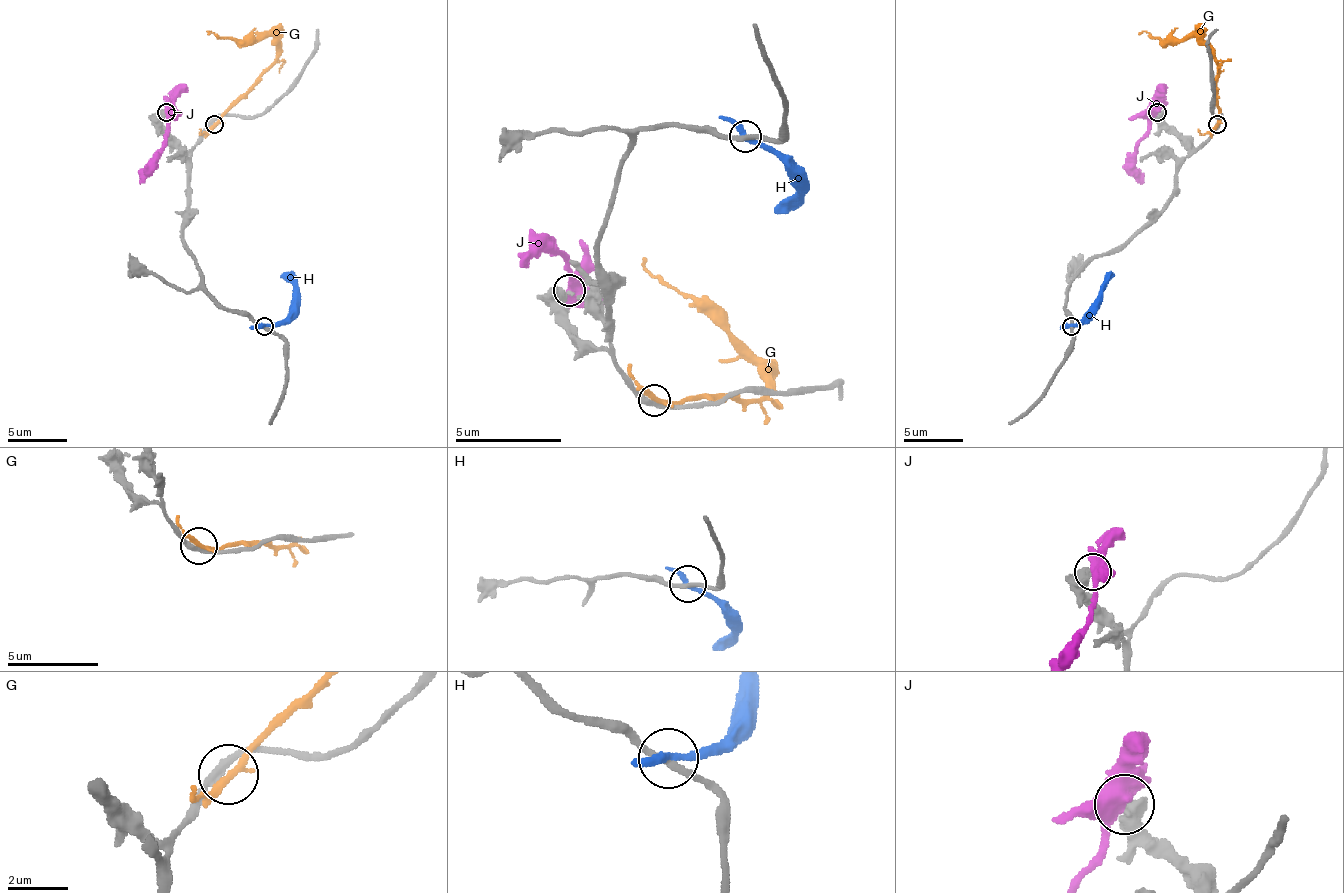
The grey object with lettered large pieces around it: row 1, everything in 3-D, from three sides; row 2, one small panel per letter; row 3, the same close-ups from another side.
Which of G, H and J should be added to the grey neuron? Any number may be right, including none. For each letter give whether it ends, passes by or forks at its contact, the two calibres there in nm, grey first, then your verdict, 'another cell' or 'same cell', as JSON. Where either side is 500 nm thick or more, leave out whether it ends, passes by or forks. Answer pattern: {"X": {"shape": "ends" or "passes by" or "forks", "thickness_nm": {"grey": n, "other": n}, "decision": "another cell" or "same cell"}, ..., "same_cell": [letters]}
{"G": {"shape": "passes by", "thickness_nm": {"grey": 280, "other": 240}, "decision": "another cell"}, "H": {"shape": "passes by", "thickness_nm": {"grey": 220, "other": 240}, "decision": "another cell"}, "J": {"shape": "forks", "thickness_nm": {"grey": 460, "other": 420}, "decision": "another cell"}, "same_cell": []}

